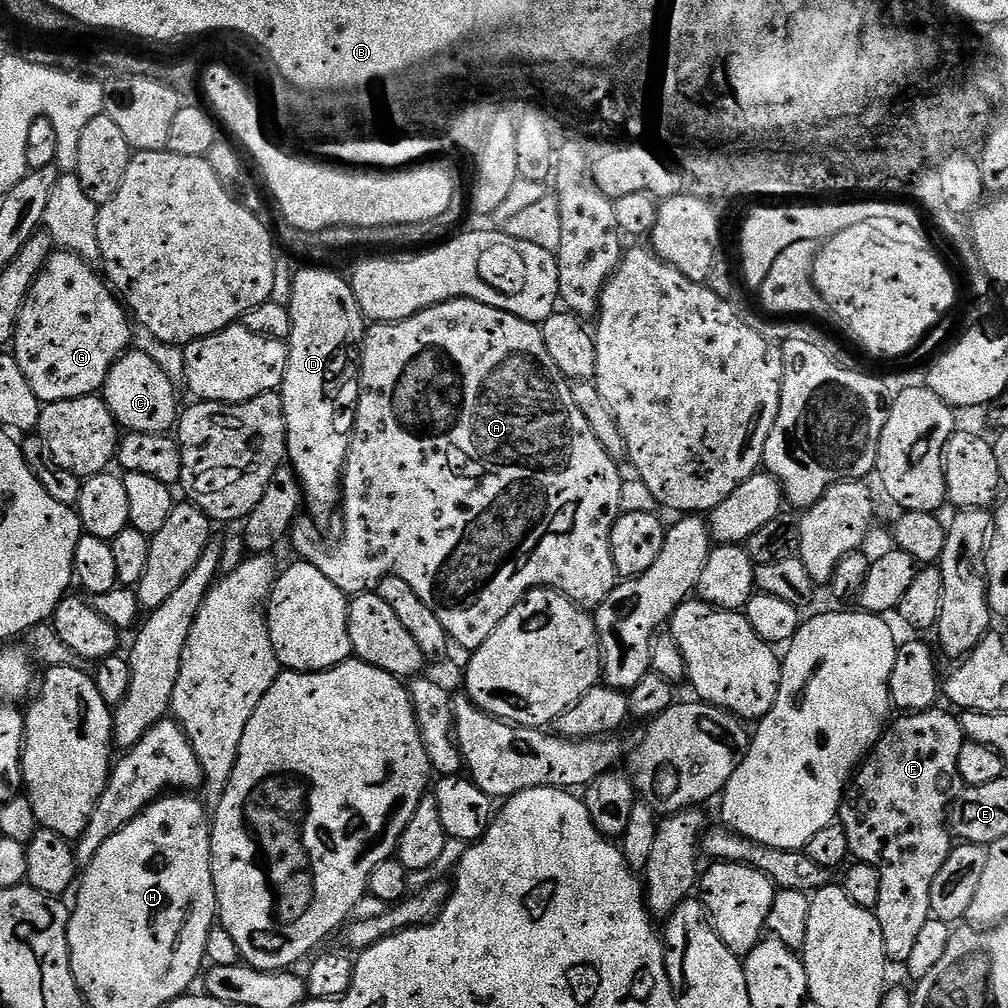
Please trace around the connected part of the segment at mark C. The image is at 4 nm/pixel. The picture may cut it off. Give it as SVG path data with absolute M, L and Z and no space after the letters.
M129 350L114 362L102 389L102 399L125 433L168 434L175 429L182 411L182 404L176 401L176 388L154 358Z

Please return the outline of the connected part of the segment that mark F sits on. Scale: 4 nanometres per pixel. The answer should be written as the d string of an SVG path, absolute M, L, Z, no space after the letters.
M943 707L928 708L925 712L910 712L900 714L885 727L883 736L880 741L873 746L871 752L868 753L866 759L856 769L847 790L844 791L844 800L840 803L840 815L838 823L846 830L846 842L848 843L849 853L859 863L874 866L874 870L878 870L878 874L882 878L882 890L878 893L878 906L874 909L878 918L878 926L882 926L882 946L884 947L885 957L889 961L892 960L900 966L907 965L910 954L913 950L919 932L922 926L926 926L926 922L933 919L932 907L930 906L930 886L934 886L934 878L938 878L938 870L942 870L942 862L946 862L946 858L952 853L954 847L954 837L948 826L948 813L952 803L962 791L960 783L960 775L958 774L958 754L962 754L962 746L966 742L966 737L959 719L948 712L943 712Z

